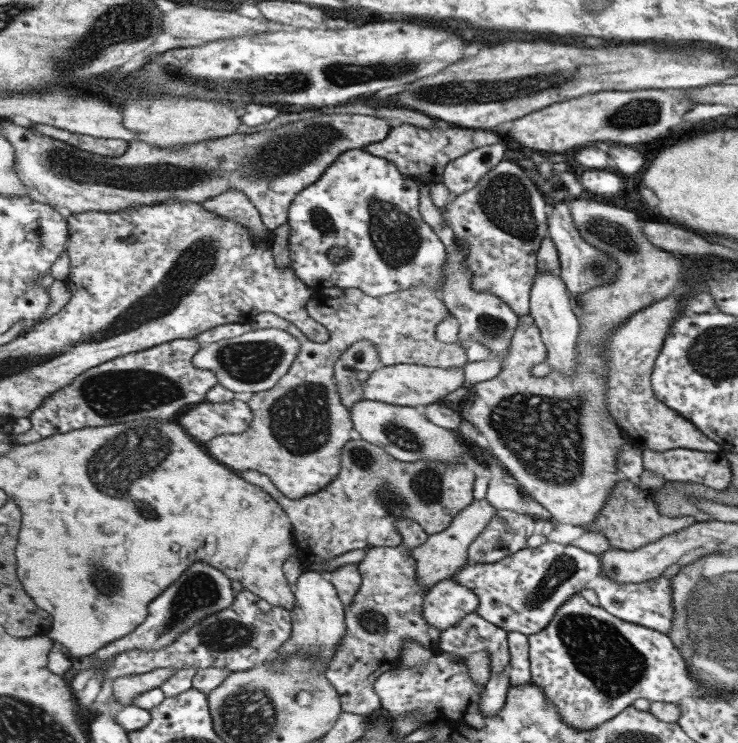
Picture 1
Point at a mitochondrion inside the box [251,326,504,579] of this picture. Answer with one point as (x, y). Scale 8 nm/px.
(300, 421)

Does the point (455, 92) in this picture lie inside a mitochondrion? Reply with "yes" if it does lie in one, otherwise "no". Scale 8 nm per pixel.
yes

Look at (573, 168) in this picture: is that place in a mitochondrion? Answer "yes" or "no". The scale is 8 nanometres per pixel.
no

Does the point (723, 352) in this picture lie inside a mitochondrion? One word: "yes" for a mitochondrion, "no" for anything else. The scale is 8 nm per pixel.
yes

